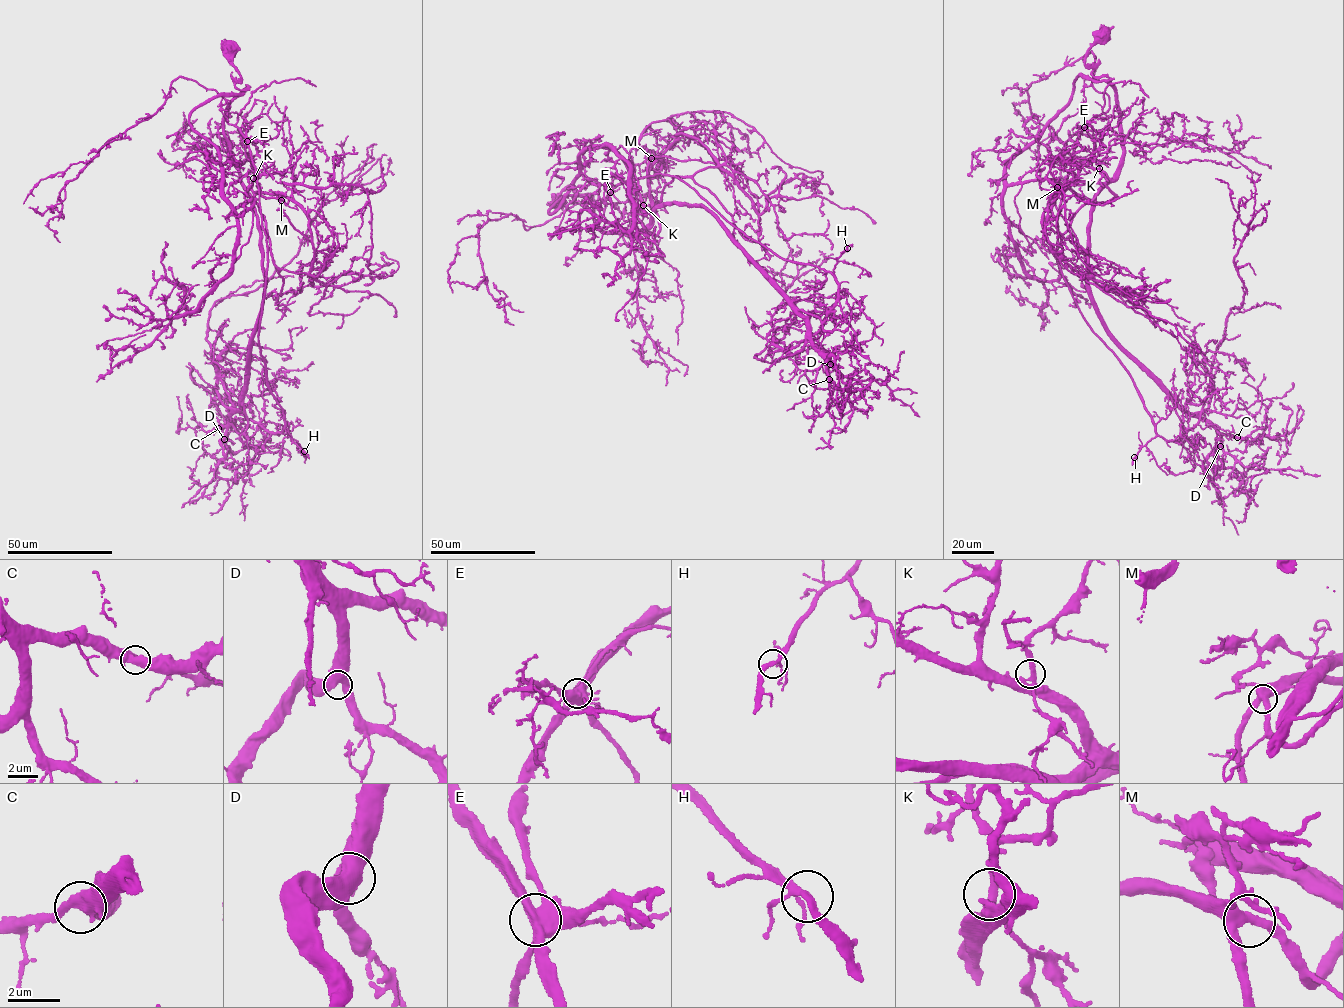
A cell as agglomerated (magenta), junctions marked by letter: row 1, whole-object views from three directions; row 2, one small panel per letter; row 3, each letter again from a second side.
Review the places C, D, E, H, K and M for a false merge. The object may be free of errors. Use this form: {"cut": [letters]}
{"cut": ["E"]}

